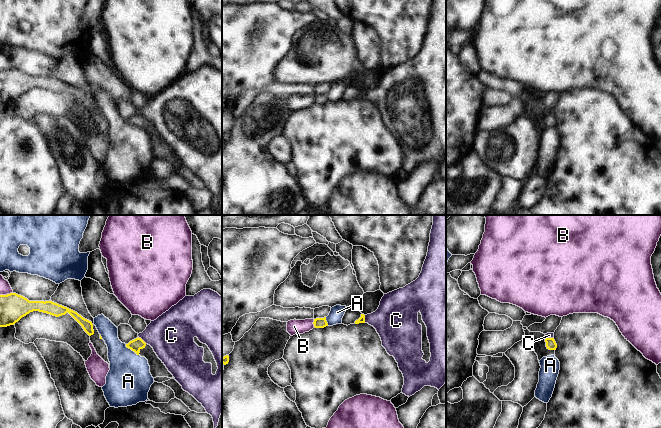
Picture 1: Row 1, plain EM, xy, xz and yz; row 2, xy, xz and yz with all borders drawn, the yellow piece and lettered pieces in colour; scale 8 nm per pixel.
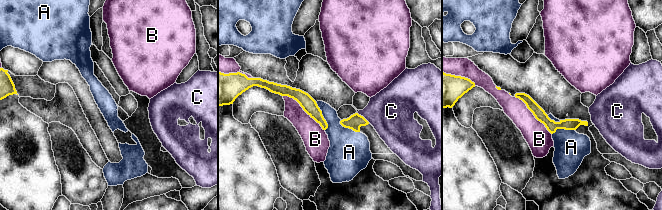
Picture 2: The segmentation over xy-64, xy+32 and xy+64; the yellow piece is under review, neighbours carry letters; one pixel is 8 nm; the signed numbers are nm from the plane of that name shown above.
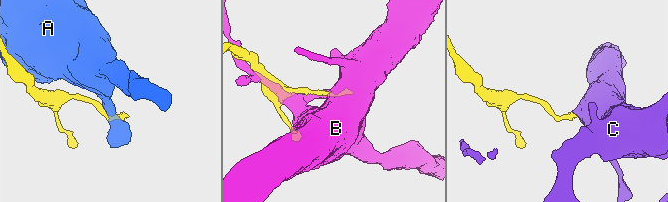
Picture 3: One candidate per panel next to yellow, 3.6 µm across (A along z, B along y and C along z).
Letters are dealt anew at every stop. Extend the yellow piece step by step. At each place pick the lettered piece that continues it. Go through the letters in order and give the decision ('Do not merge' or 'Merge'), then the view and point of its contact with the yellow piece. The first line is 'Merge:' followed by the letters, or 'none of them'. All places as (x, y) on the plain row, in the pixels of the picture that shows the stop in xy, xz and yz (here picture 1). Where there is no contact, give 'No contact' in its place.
Merge: none of them
A: Do not merge. Touches yellow at xy (131, 125)
B: Do not merge. Touches yellow at xz (313, 99)
C: Do not merge. Touches yellow at xy (141, 115).

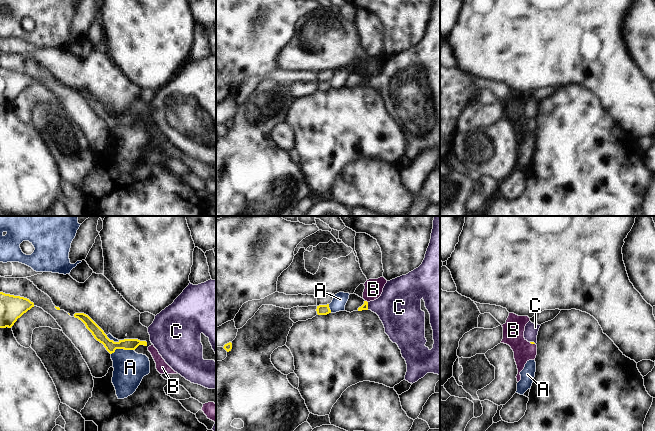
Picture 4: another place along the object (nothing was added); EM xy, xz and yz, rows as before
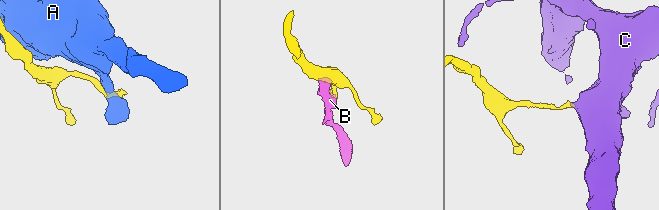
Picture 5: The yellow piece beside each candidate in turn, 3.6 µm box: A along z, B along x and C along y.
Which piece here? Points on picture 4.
Merge: B
A: Do not merge. Touches yellow at xy (122, 124)
B: Merge. Touches yellow at xz (366, 77)
C: Do not merge. Touches yellow at xz (367, 82).

